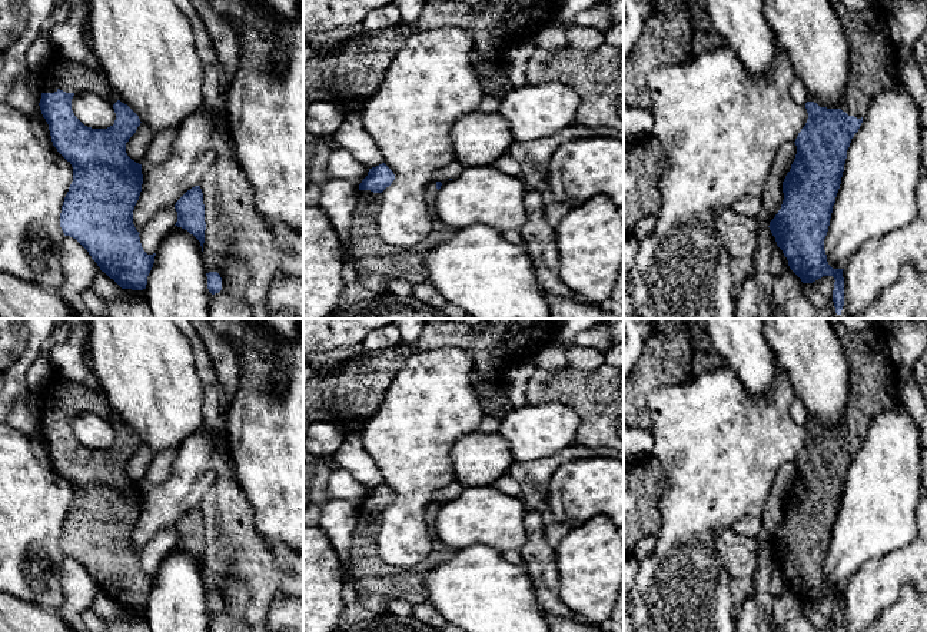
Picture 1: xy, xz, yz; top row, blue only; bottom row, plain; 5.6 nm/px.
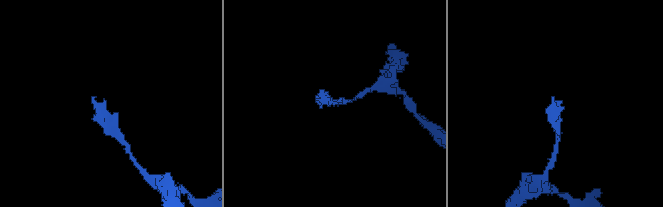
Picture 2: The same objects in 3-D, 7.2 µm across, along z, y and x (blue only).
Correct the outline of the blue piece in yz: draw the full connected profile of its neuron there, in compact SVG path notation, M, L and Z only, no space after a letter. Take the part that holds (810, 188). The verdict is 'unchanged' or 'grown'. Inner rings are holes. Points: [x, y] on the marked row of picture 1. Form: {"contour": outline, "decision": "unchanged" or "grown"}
{"contour": "M841 3L833 4L847 36L848 82L840 109L827 109L815 97L808 96L805 109L808 119L795 139L797 154L783 182L784 200L770 230L777 246L788 260L790 269L803 283L813 283L823 276L834 277L833 302L835 313L844 306L844 269L833 269L827 262L824 239L828 232L833 206L841 184L847 150L858 132L863 116L871 99L886 90L900 86L897 46L893 40L886 7L870 4L863 10L850 10Z", "decision": "grown"}

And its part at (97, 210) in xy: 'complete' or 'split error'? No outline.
split error

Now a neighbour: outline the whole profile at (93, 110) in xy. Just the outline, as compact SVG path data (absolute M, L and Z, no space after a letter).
M90 90L74 93L72 110L84 126L92 129L107 129L116 120L113 104L102 94Z

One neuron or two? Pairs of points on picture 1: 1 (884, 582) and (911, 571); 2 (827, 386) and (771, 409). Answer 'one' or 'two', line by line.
1: one
2: two

